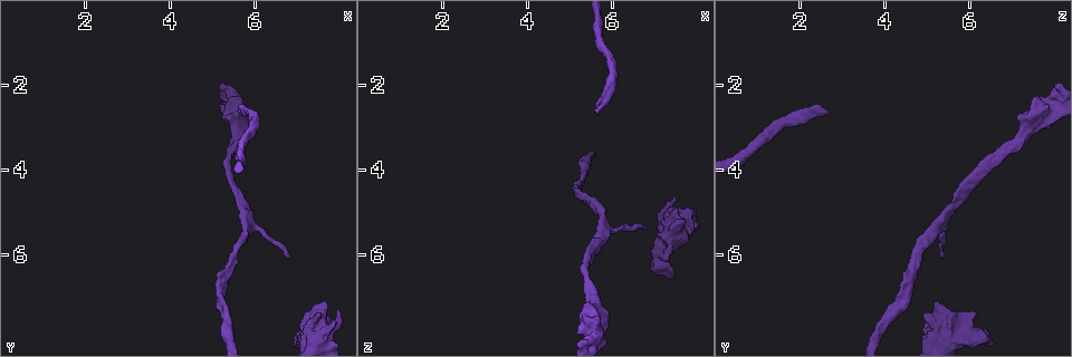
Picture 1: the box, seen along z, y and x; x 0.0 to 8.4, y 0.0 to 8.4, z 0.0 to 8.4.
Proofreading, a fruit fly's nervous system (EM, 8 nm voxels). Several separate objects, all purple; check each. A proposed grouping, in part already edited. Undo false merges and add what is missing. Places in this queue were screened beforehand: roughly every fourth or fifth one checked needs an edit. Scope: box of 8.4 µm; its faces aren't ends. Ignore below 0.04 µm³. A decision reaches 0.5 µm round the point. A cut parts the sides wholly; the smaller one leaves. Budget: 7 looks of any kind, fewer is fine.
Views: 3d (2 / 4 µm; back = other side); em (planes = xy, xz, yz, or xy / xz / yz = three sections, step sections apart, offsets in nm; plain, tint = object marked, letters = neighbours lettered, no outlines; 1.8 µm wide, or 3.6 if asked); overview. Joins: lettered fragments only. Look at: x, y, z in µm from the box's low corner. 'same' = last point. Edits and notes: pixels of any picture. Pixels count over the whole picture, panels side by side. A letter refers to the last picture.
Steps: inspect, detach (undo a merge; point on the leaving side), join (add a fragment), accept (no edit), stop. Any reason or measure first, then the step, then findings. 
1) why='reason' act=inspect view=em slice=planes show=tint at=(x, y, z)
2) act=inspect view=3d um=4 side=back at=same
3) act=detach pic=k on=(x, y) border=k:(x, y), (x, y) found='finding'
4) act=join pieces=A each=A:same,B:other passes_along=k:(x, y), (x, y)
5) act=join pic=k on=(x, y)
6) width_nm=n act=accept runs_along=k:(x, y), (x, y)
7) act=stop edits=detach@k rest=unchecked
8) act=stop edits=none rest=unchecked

why='an open end' act=inspect view=em slice=planes show=plain at=(5.60, 2.65, 2.70)

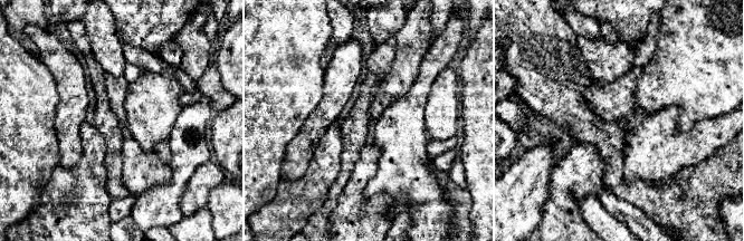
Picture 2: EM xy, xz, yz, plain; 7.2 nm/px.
act=inspect view=em slice=planes show=tint at=same

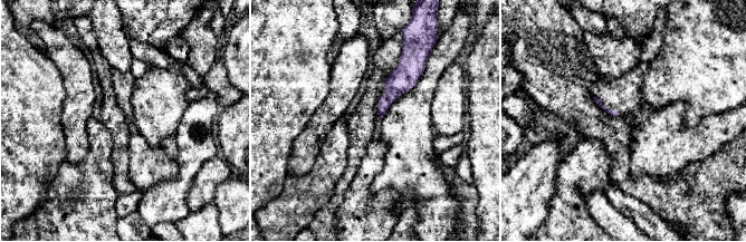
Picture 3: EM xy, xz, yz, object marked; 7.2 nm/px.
why='what lies round it' act=inspect view=em slice=planes show=letters at=same

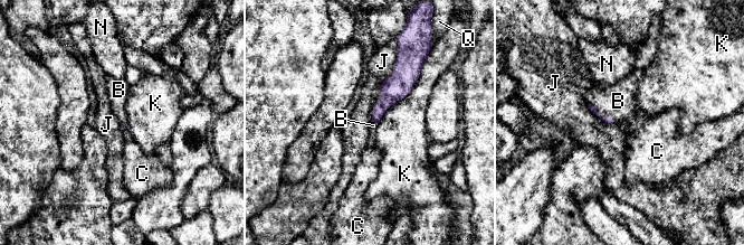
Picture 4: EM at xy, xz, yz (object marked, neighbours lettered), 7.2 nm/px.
act=join pieces=B each=B:same,C:other,J:other,K:other,N:other,Q:other passes_along=4:(608, 120), (600, 115), (618, 101) found='the neuron continues'

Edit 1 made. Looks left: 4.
why='redraw' act=inspect view=overview

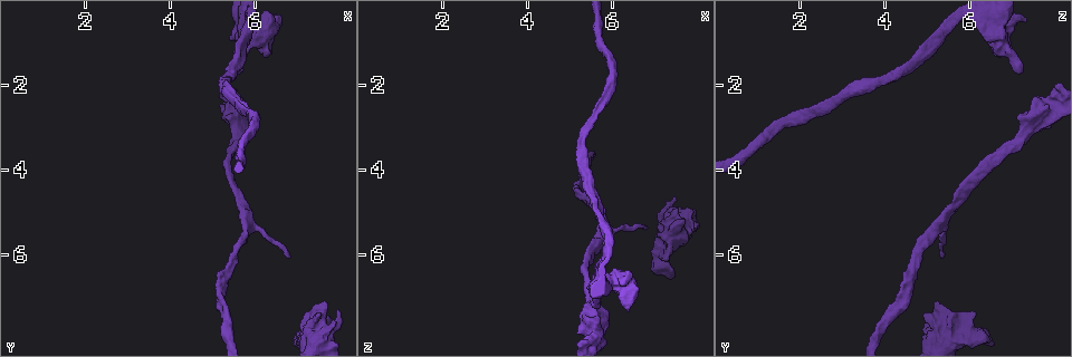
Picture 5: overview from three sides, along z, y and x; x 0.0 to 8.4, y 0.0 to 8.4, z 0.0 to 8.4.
act=inspect view=em slice=planes show=letters at=(5.60, 3.05, 7.40)

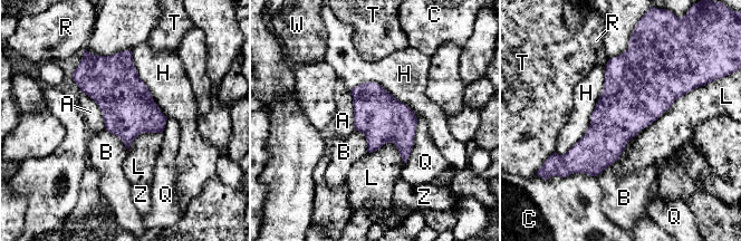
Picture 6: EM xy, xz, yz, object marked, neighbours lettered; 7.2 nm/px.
width_nm=360 act=accept each=A:other,B:other,C:other,H:other,L:other,Q:other,R:other,T:other,W:other,Z:other found='continuous, no second neuron'

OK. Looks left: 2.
why='thick end' act=inspect view=em um=3.6 slice=planes show=letters at=(7.65, 7.10, 5.20)

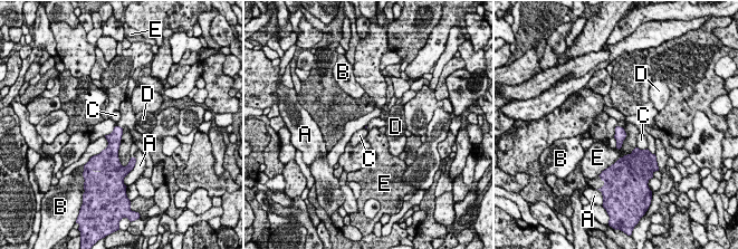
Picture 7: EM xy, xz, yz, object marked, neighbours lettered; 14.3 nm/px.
longest_contact=E:500nm act=accept each=A:other,B:other,C:other,D:other,E:other border=7:(116, 125), (109, 133), (104, 135) found='none of them fits'

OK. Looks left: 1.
act=stop edits=join@4 rest=unchecked

